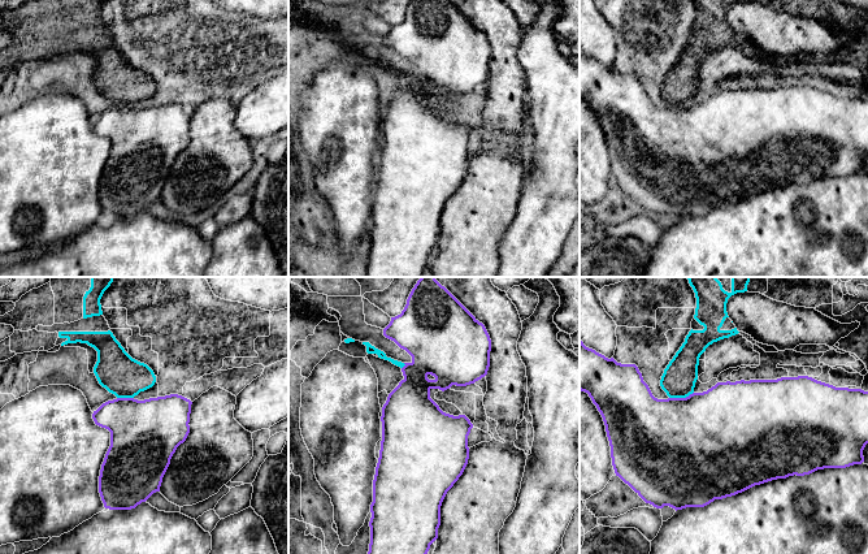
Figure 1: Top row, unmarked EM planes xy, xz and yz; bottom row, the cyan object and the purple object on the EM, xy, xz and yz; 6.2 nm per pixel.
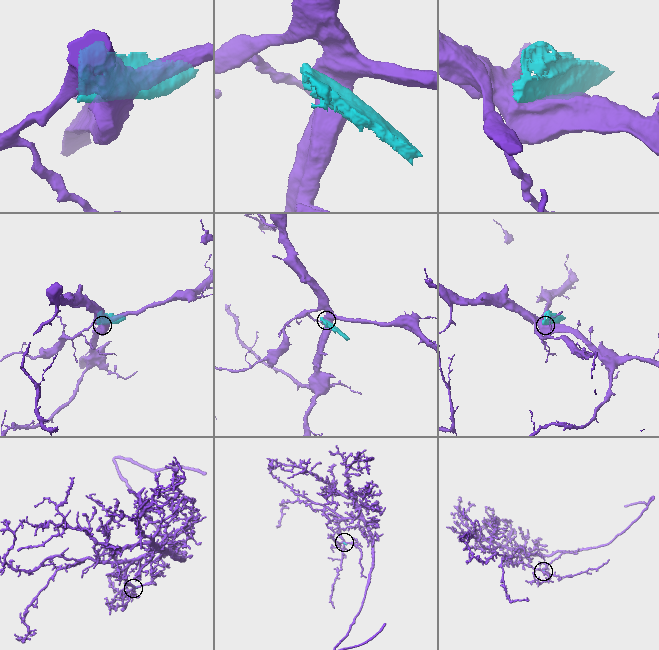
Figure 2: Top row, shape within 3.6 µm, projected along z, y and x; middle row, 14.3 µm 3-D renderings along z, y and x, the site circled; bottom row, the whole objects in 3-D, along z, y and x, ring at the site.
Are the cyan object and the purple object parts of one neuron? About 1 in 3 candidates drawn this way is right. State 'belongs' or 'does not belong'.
does not belong

